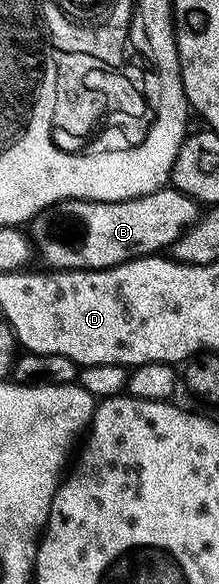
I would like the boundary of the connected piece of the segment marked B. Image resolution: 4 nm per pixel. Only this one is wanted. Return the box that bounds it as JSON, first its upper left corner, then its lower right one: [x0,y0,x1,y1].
[30,184,201,270]

